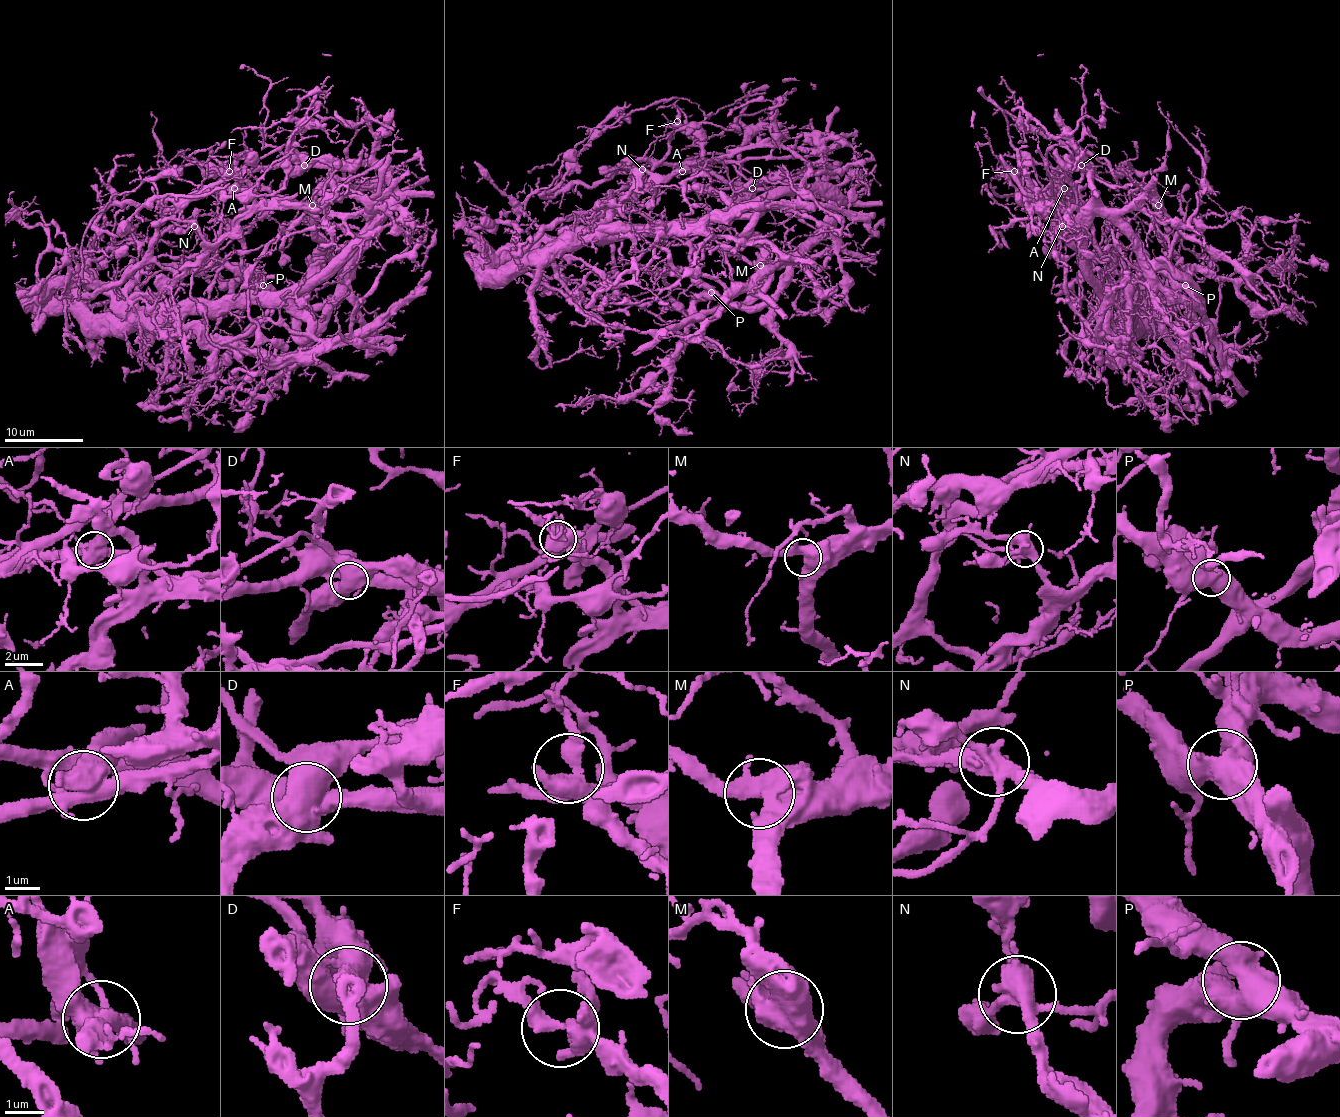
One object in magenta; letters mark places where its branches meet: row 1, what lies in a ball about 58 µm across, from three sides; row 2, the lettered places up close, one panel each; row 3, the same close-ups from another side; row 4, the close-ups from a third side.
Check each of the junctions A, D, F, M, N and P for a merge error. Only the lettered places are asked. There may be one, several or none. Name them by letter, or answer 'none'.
A, D, N

